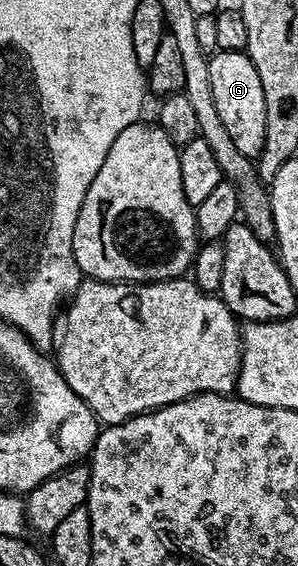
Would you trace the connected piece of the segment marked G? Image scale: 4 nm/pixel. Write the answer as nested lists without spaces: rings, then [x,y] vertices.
[[[216,52],[209,60],[209,84],[213,86],[213,103],[217,103],[221,123],[225,123],[237,151],[246,157],[258,158],[265,147],[265,91],[261,91],[257,67],[253,67],[246,52]]]

